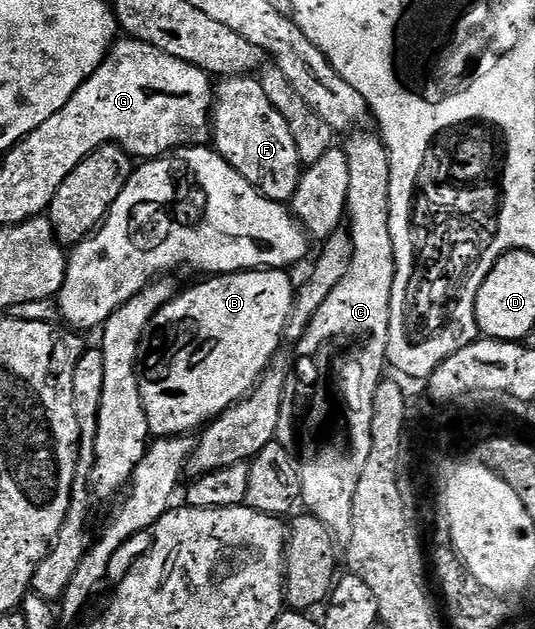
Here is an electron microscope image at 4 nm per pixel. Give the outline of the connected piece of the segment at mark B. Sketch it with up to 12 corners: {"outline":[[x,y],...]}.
{"outline":[[280,268],[214,274],[148,322],[155,437],[250,395],[294,313]]}

